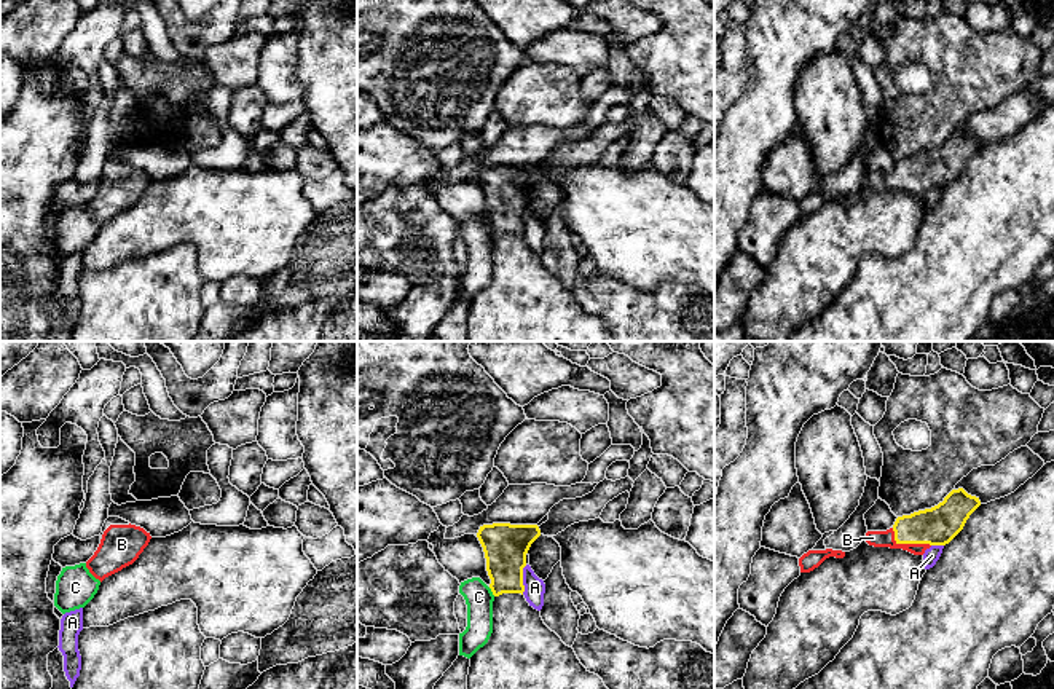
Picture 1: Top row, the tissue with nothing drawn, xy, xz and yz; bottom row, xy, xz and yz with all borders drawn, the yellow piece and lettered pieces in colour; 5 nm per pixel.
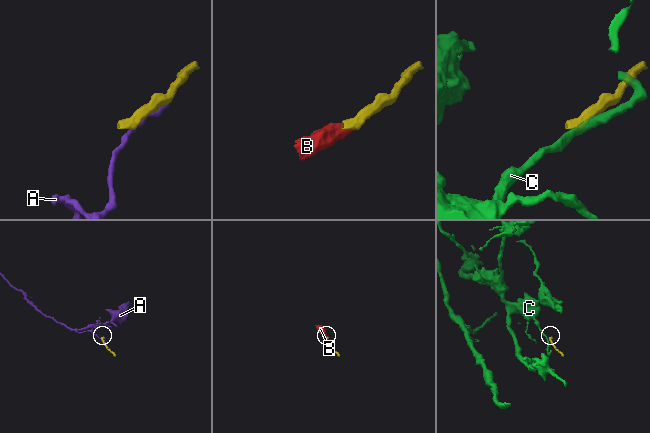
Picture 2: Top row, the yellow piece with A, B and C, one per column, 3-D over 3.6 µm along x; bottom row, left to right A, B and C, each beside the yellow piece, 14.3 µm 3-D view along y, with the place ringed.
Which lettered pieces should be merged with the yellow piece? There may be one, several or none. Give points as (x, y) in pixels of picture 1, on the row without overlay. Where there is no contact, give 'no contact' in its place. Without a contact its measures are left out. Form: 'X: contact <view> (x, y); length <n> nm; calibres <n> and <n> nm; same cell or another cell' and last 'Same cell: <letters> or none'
A: contact xz (522, 222); length 150 nm; calibres 220 and 110 nm; another cell
B: contact yz (908, 185); length 220 nm; calibres 190 and 80 nm; same cell
C: contact xz (491, 233); length 60 nm; calibres 220 and 140 nm; another cell
Same cell: B

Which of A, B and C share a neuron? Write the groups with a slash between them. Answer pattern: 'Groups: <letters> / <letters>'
Groups: A / B / C

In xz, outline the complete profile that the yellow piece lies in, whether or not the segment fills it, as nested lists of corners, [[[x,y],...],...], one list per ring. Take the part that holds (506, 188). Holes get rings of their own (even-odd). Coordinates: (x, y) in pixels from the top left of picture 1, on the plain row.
[[[493,166],[480,169],[477,180],[486,201],[490,231],[494,239],[521,236],[523,211],[531,187],[541,179],[537,167]]]

